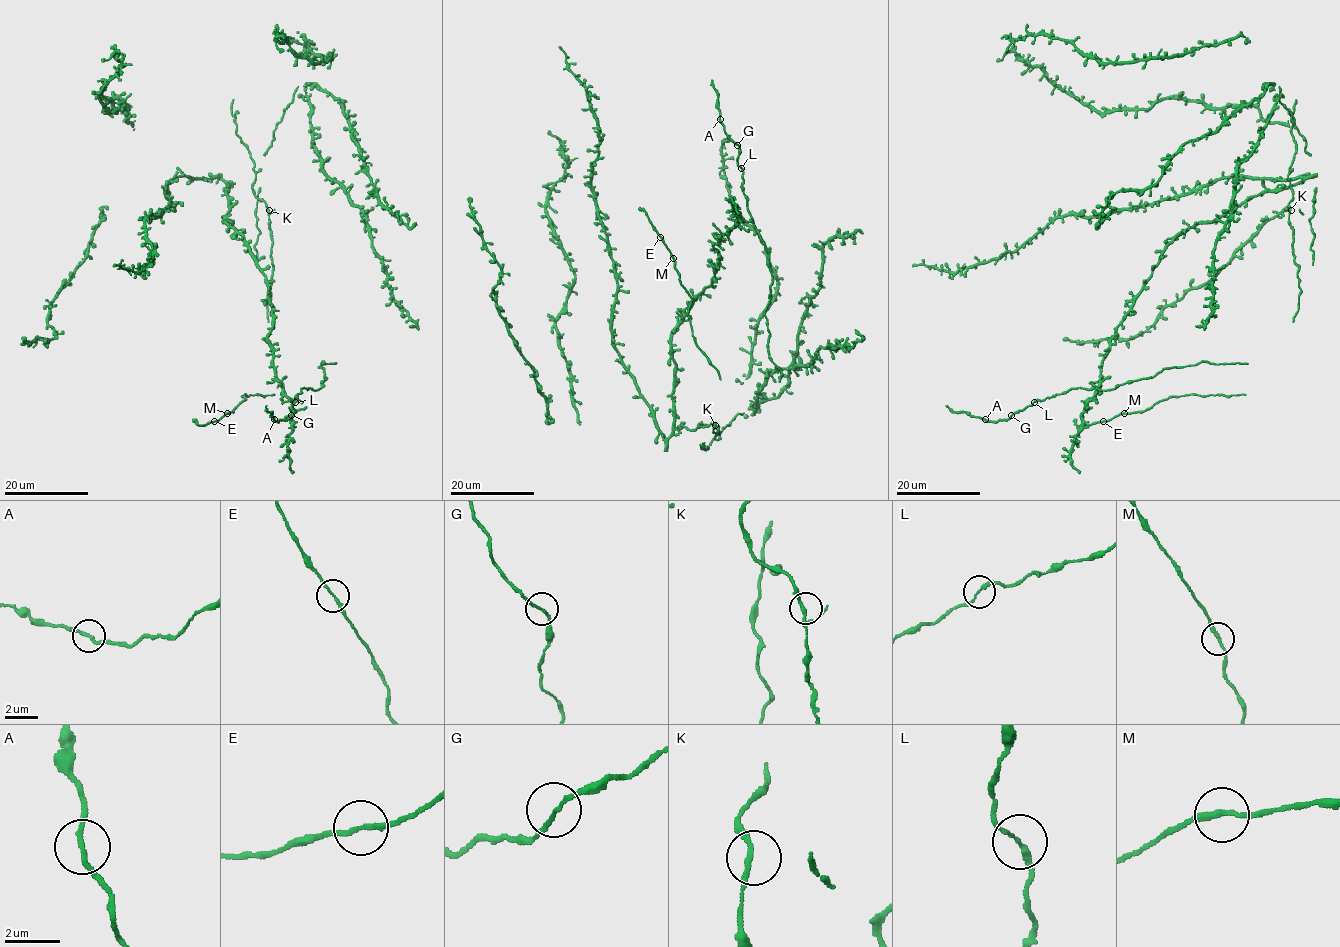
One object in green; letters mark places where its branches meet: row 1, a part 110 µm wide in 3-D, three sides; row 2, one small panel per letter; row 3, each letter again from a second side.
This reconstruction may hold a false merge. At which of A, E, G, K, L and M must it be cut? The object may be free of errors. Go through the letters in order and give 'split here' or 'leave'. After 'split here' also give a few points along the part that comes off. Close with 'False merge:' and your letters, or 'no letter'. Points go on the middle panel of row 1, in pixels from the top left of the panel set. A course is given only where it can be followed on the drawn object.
A: leave
E: leave
G: leave
K: leave
L: leave
M: leave
False merge: no letter

